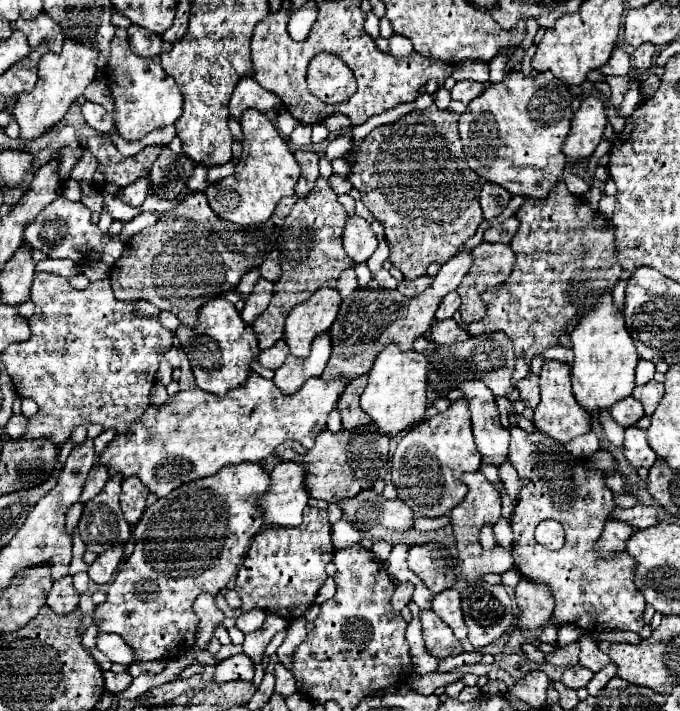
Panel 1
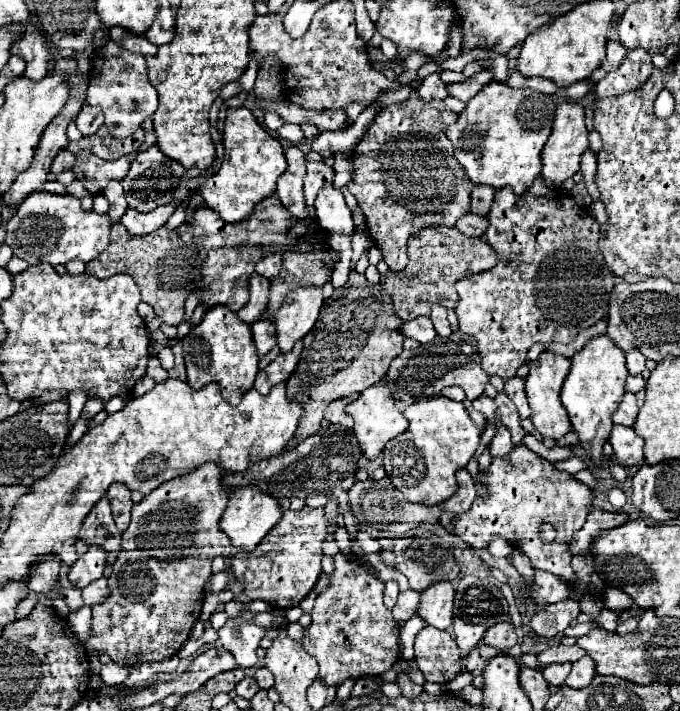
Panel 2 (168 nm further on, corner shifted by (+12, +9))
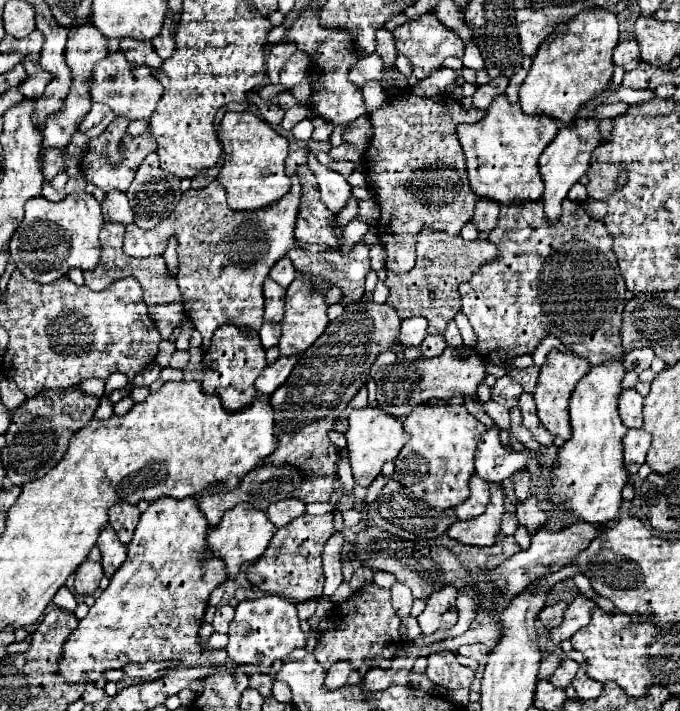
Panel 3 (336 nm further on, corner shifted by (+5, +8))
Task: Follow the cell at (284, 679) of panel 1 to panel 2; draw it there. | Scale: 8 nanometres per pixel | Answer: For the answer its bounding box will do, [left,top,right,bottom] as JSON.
[254,667,274,689]

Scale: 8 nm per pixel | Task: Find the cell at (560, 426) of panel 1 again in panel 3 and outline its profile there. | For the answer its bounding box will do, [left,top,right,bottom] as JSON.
[533,350,591,440]

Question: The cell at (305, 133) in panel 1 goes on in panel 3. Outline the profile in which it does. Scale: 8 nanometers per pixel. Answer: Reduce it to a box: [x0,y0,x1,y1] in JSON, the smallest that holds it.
[291,120,313,142]

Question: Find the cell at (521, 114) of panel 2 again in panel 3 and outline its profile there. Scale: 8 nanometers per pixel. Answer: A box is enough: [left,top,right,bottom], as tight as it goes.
[457,96,559,206]

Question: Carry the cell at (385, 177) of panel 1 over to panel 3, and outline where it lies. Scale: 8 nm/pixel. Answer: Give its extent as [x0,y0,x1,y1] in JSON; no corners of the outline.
[365,92,483,272]

